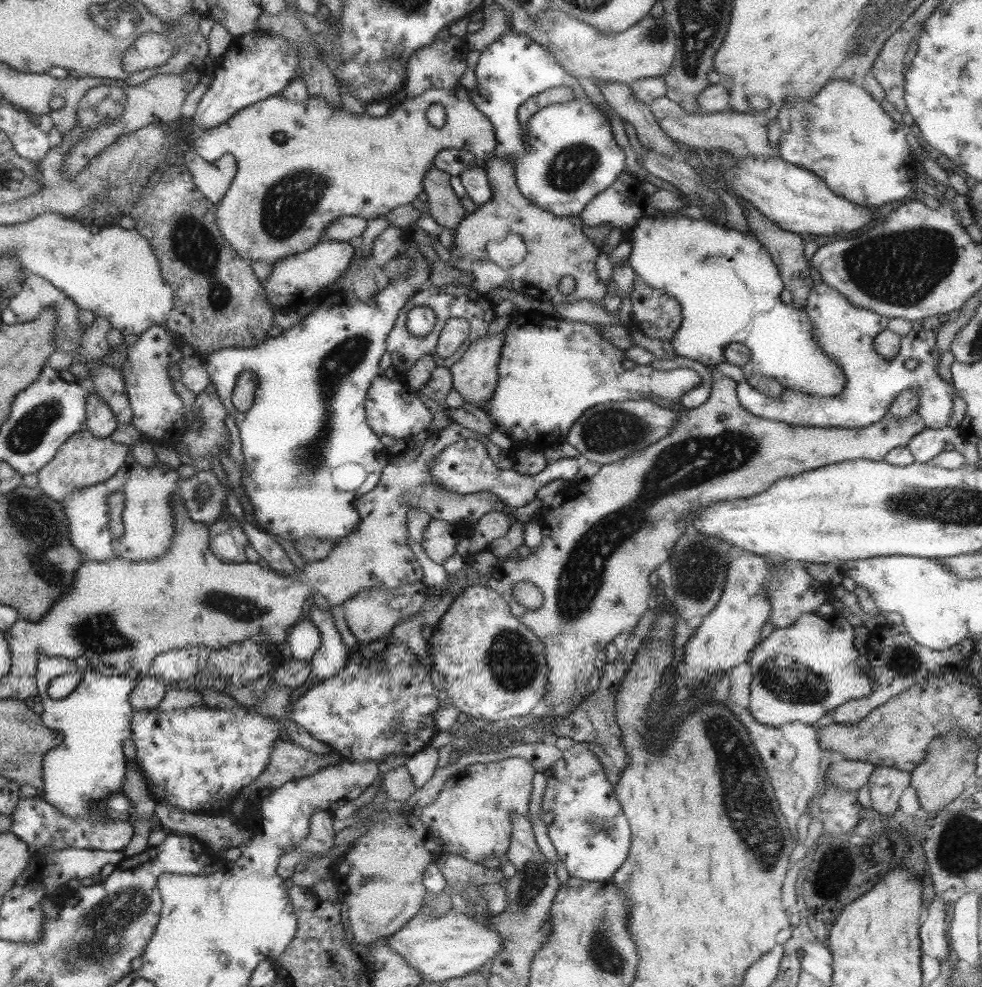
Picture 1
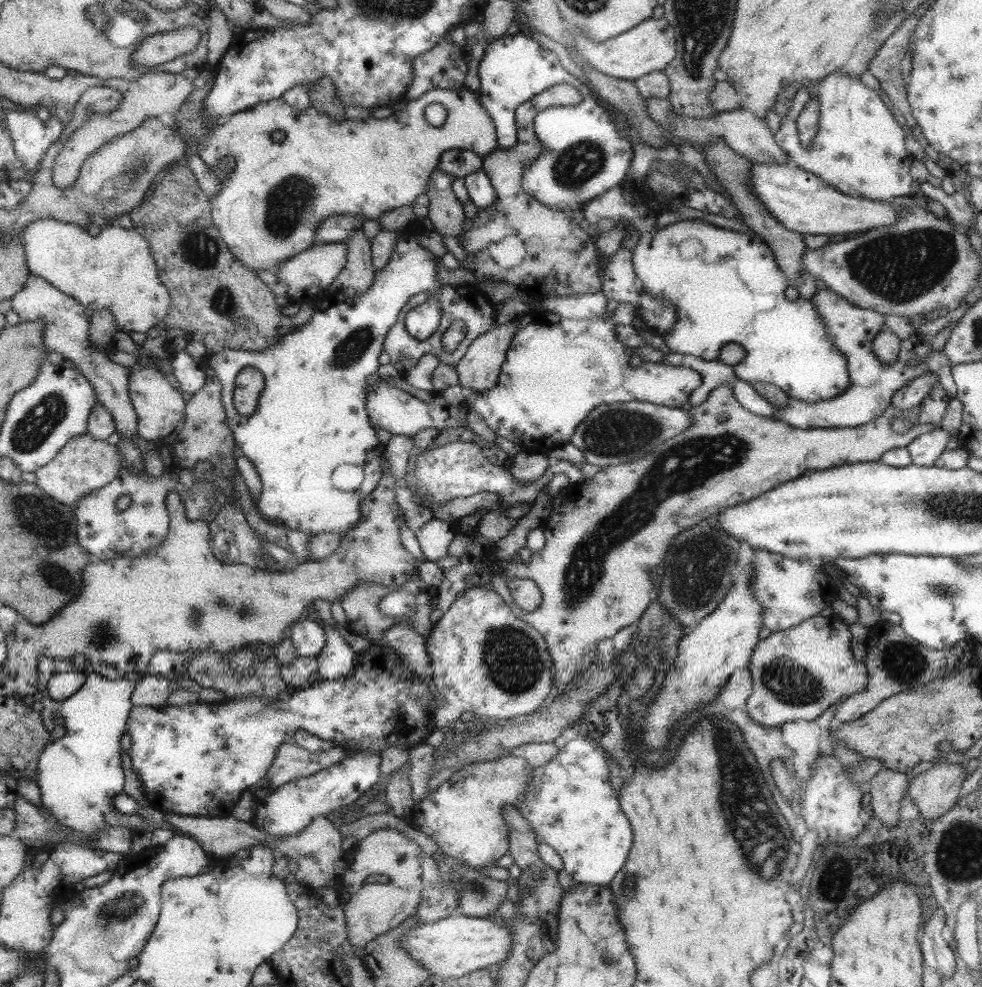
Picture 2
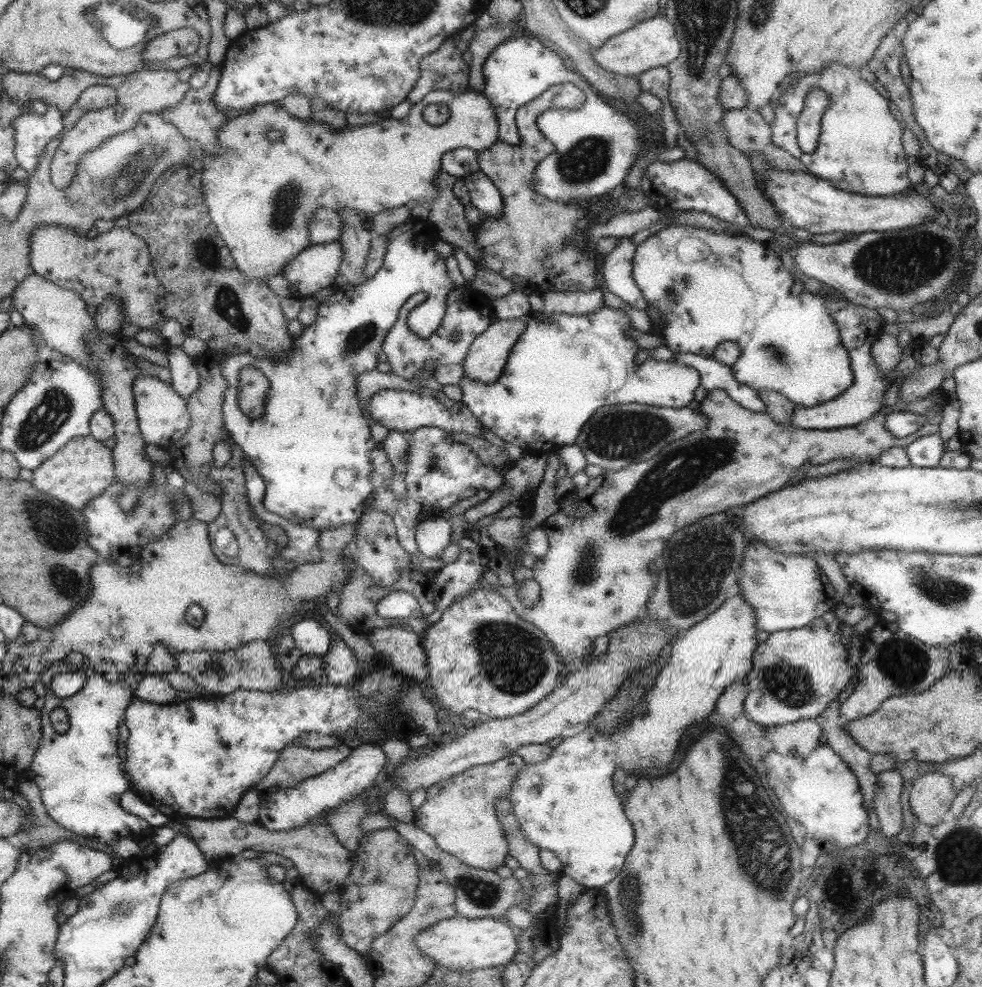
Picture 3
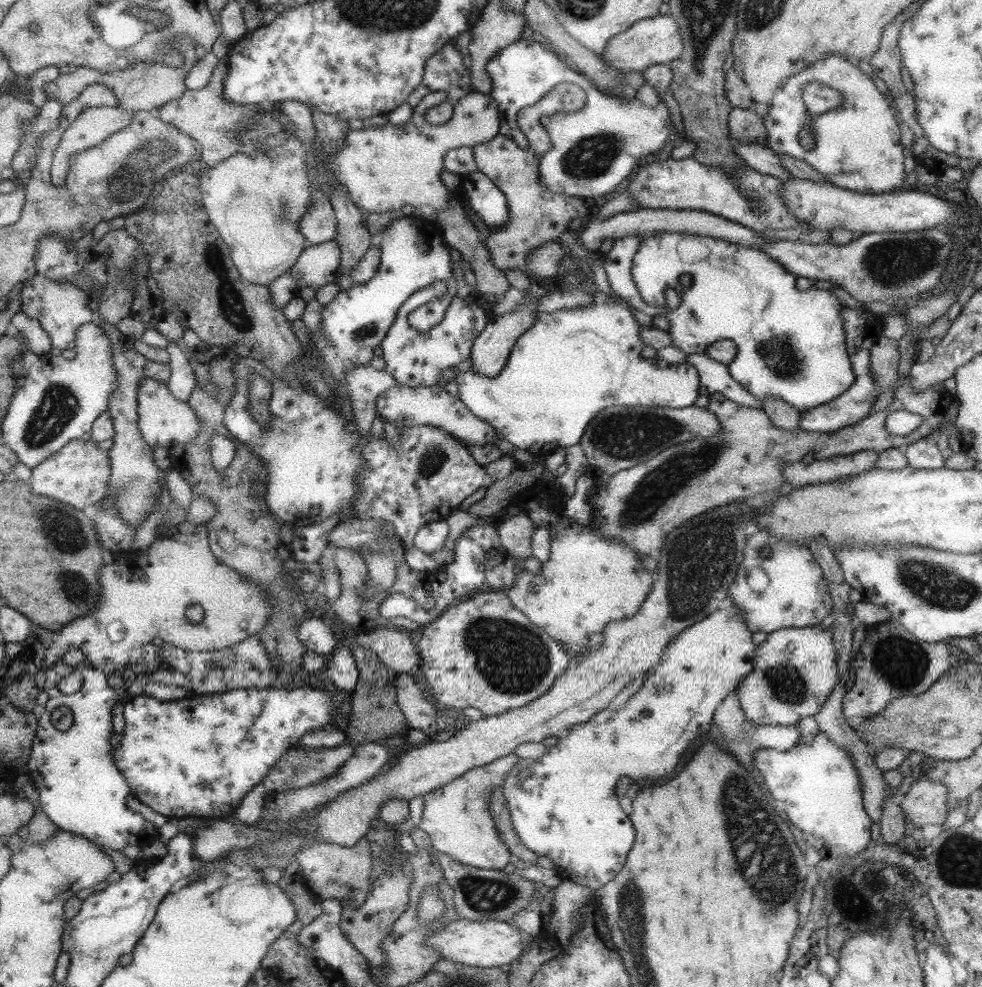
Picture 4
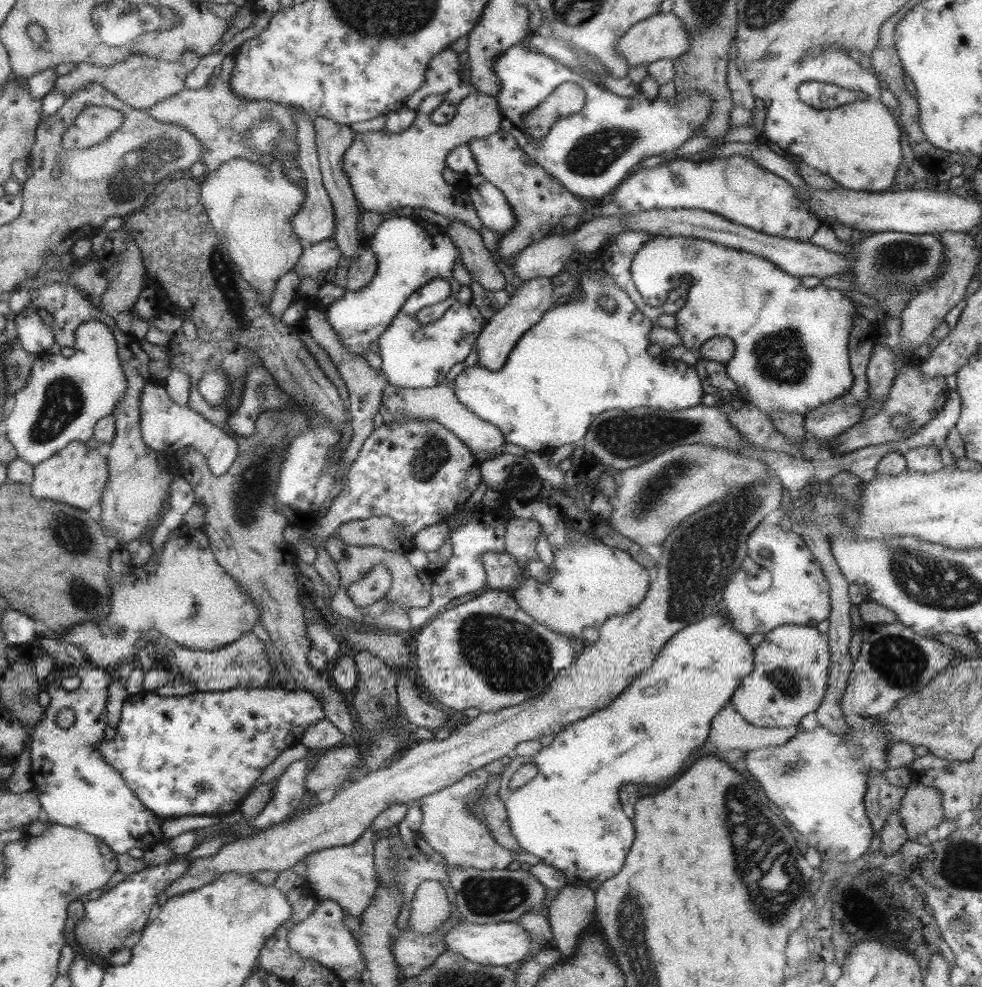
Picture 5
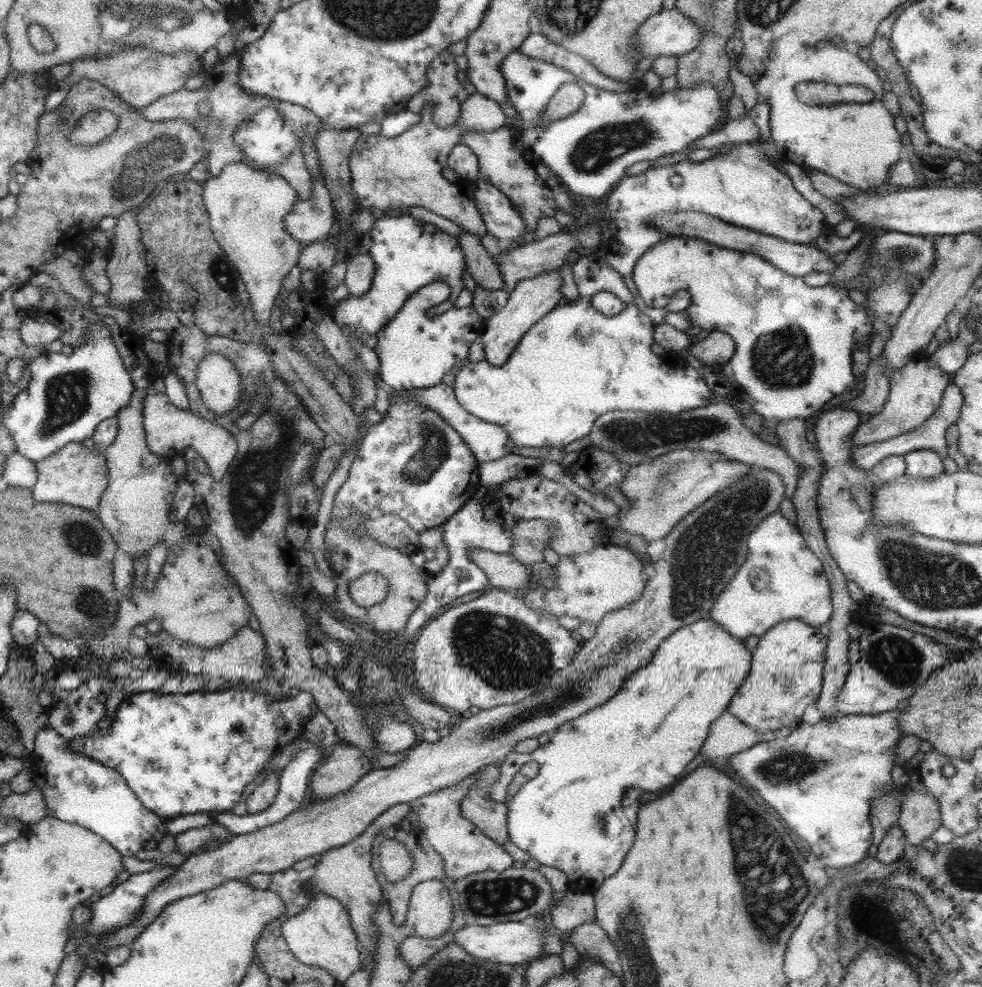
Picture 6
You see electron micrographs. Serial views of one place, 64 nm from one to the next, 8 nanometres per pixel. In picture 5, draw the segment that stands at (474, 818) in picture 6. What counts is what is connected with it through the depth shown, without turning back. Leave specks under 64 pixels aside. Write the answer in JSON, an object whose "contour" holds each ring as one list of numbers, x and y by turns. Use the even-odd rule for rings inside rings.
{"contour":[[494,774,494,777,488,779,488,783,480,789,476,801,472,801,468,805,468,810,478,816,488,832,494,836,494,840,511,850,516,852,520,850,520,844,516,842,514,834,510,830,509,818,505,804,498,798,498,787,501,785,501,775]]}

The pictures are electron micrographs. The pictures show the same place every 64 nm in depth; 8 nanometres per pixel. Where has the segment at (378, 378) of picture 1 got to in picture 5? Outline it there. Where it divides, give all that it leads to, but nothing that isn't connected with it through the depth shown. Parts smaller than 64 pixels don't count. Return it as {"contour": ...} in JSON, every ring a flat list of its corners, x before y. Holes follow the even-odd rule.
{"contour":[[447,381,430,388,398,388,390,384,384,387,382,391,382,405,386,406,389,412,394,416,410,415,414,419,432,420,436,421,450,431,454,432,456,436,474,453,484,452,490,454,489,459,504,454,506,448,506,437,498,427,486,422,483,418,476,416,464,406,455,395,454,389,448,387]]}

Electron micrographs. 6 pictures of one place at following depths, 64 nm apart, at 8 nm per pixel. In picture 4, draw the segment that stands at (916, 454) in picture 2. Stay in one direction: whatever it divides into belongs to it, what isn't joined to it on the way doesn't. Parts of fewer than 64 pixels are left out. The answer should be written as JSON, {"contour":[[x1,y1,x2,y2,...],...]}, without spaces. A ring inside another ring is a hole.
{"contour":[[922,438,903,449,908,466,917,470,939,470,944,467,940,450,935,438]]}

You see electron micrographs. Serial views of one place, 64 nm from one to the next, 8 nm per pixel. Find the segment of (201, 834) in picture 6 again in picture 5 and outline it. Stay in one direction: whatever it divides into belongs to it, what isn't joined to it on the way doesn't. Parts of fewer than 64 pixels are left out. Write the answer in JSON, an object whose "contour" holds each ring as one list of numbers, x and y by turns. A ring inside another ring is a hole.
{"contour":[[183,832,177,837,170,837,168,847,181,856,179,860,164,862,162,865,146,866,142,871,127,874,125,880,115,887,101,891,96,900,91,899,85,902,83,904,85,913,82,919,71,922,68,932,69,943,74,948,76,943,80,943,87,955,104,958,110,966,110,953,126,946,125,941,133,932,141,931,146,927,146,923,152,918,157,908,158,894,188,869,190,861,183,855,190,852,196,842,198,842,198,836,194,832]]}

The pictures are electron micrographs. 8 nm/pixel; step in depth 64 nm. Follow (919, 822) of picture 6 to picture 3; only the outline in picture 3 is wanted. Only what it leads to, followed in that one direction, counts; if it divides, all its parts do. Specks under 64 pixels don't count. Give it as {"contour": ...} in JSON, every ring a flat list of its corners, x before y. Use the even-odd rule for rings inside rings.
{"contour":[[925,773,912,781,911,787,908,804,920,822,936,825,950,815,950,806,957,794,950,776]]}

